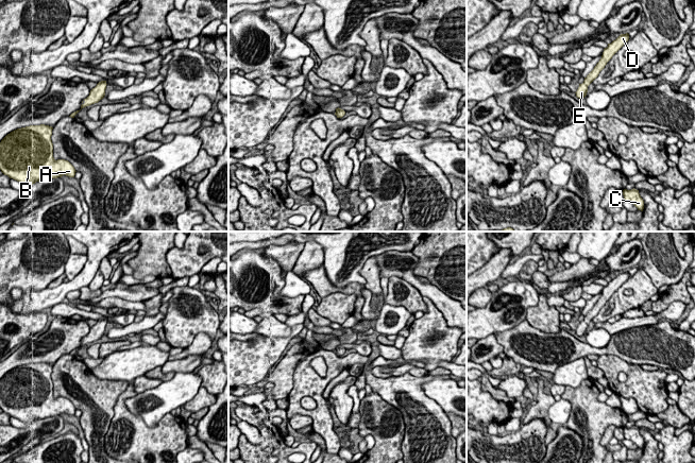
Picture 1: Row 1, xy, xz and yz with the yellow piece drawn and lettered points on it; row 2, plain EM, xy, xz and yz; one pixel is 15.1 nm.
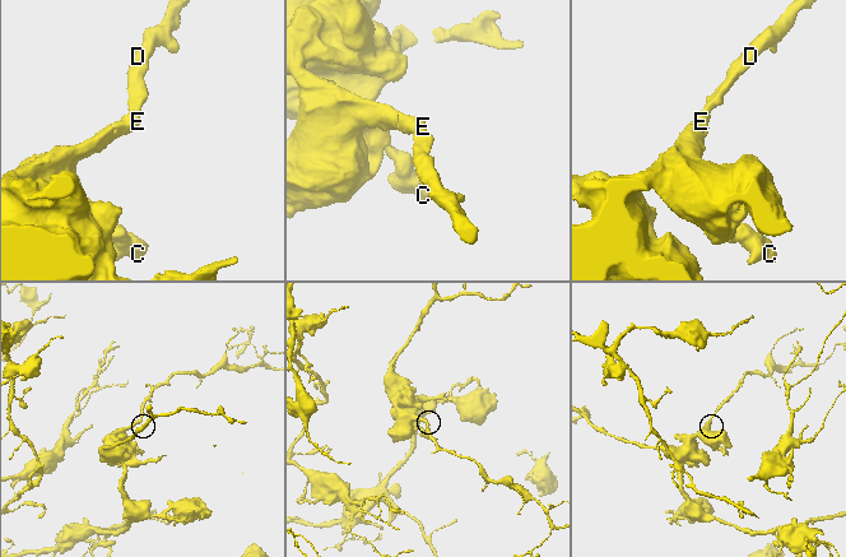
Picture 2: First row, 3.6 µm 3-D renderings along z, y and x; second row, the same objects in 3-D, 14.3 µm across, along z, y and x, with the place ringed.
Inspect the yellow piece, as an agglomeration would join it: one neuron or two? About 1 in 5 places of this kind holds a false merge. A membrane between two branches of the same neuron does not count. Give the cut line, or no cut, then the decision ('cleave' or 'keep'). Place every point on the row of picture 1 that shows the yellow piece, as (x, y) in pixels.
no cut; keep

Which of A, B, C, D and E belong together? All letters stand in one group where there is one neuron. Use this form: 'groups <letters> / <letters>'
groups A B C D E

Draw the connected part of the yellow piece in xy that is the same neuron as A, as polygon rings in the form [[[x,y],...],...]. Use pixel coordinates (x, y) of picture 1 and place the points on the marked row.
[[[40,124],[17,128],[0,142],[0,170],[21,184],[62,177],[74,177],[74,167],[65,159],[55,160],[52,126]]]

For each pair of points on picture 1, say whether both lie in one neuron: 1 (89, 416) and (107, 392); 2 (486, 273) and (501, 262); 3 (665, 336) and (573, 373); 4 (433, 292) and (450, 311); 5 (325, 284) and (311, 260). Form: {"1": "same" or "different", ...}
{"1": "same", "2": "same", "3": "different", "4": "same", "5": "different"}

